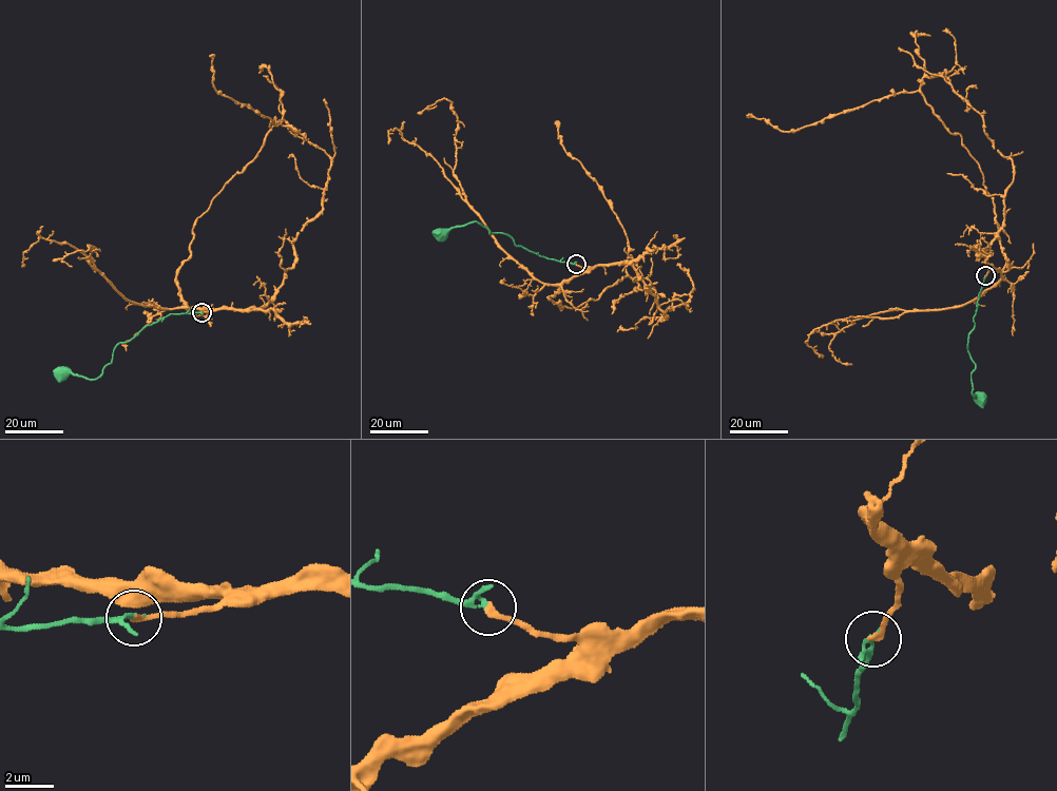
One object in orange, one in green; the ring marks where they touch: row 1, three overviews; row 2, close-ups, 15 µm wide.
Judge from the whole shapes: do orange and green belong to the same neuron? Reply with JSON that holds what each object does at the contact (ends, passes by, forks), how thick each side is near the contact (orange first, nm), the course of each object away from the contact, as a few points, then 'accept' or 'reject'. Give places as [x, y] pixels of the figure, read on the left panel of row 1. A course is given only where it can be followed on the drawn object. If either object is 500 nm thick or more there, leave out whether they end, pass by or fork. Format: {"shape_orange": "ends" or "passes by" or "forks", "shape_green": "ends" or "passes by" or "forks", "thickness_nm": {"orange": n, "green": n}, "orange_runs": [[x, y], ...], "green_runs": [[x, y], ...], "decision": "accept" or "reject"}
{"shape_orange": "ends", "shape_green": "passes by", "thickness_nm": {"orange": 240, "green": 140}, "orange_runs": [[203, 312], [176, 275], [194, 223], [282, 121], [330, 159], [326, 186], [288, 157]], "green_runs": [[203, 312], [170, 314], [146, 325], [118, 344], [112, 363], [95, 379], [63, 368], [62, 371]], "decision": "accept"}

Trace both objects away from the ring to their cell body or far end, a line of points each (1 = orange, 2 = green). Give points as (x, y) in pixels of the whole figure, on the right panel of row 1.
1: (985, 275), (1005, 266), (993, 197), (920, 90), (958, 65), (946, 78), (966, 111), (977, 88)
2: (985, 275), (967, 350), (975, 364), (971, 374), (972, 393), (975, 398), (978, 393), (980, 397)

